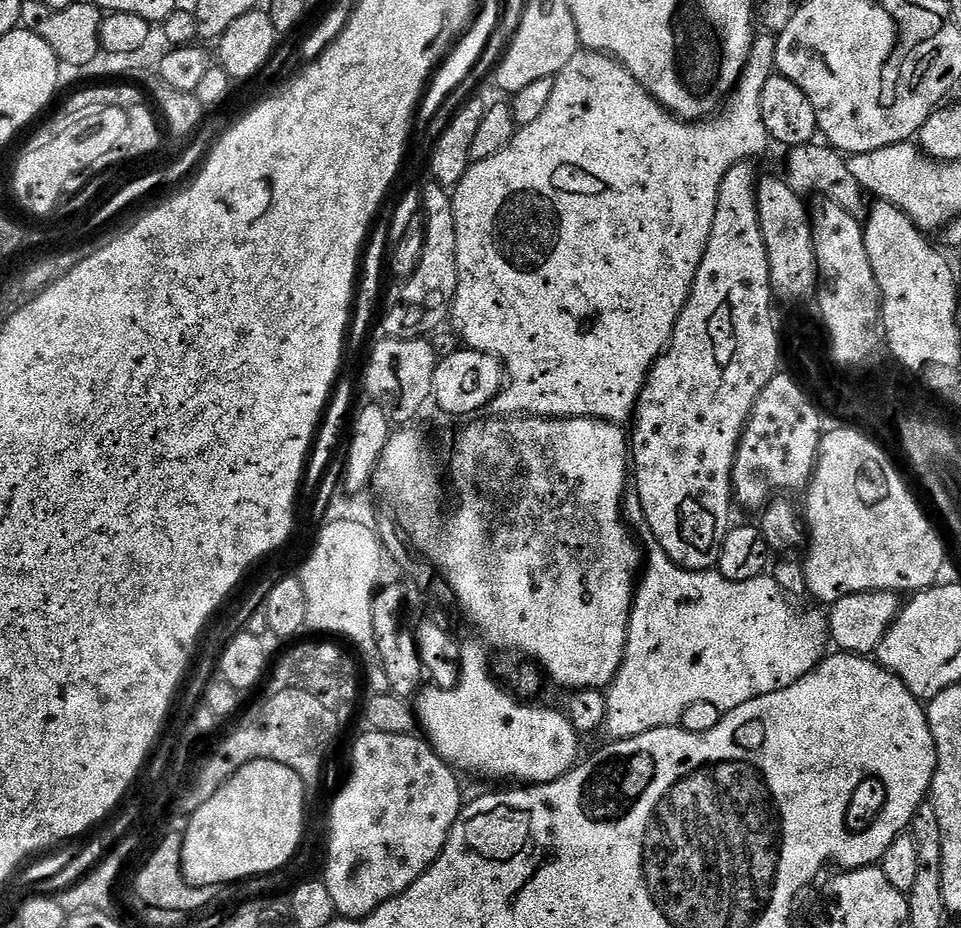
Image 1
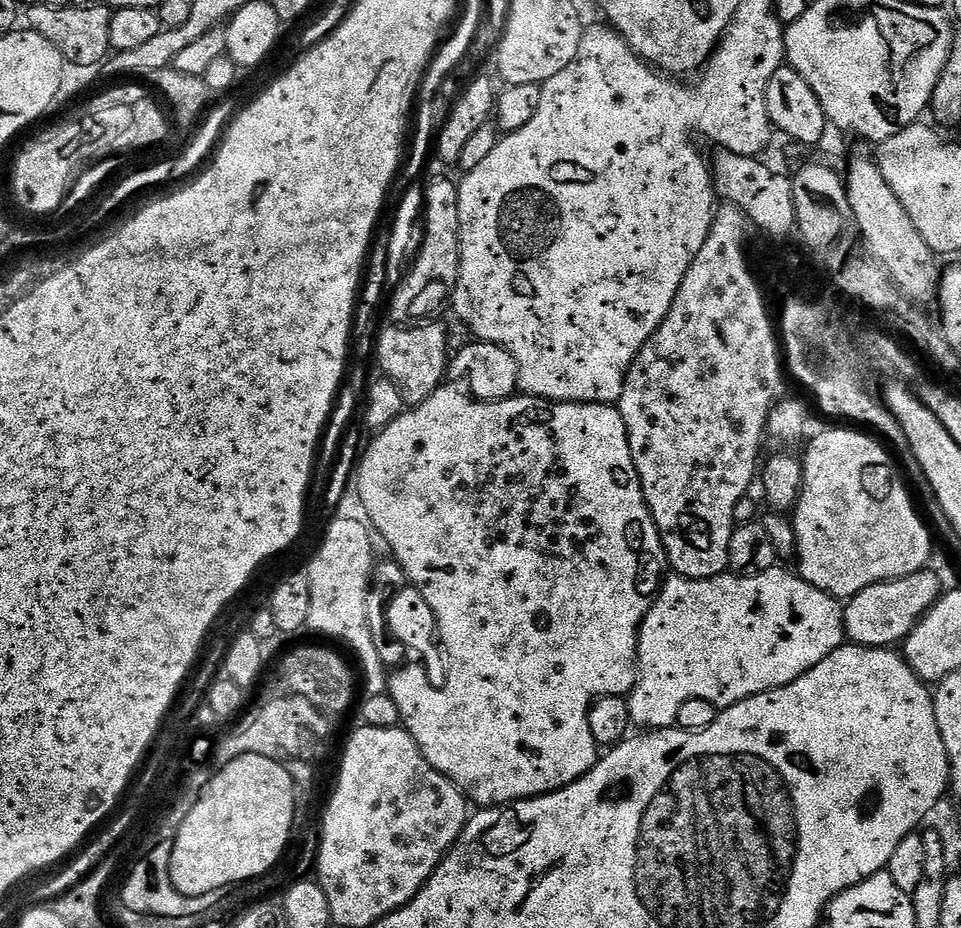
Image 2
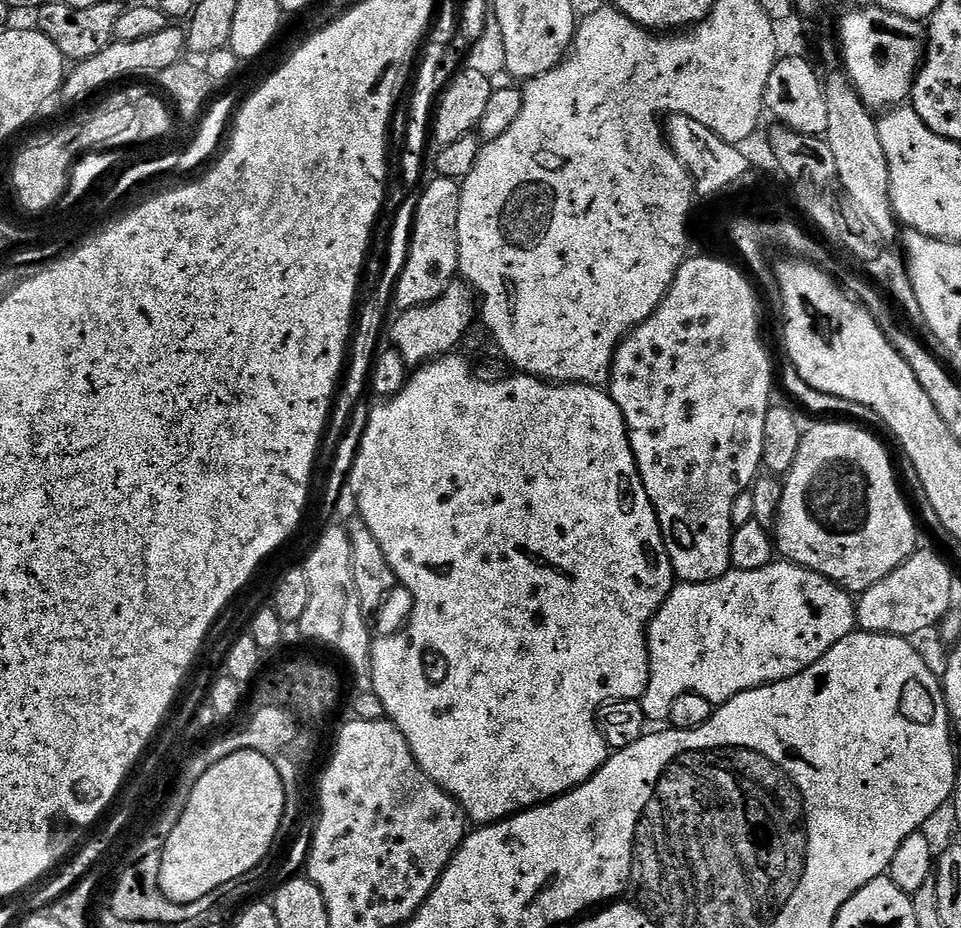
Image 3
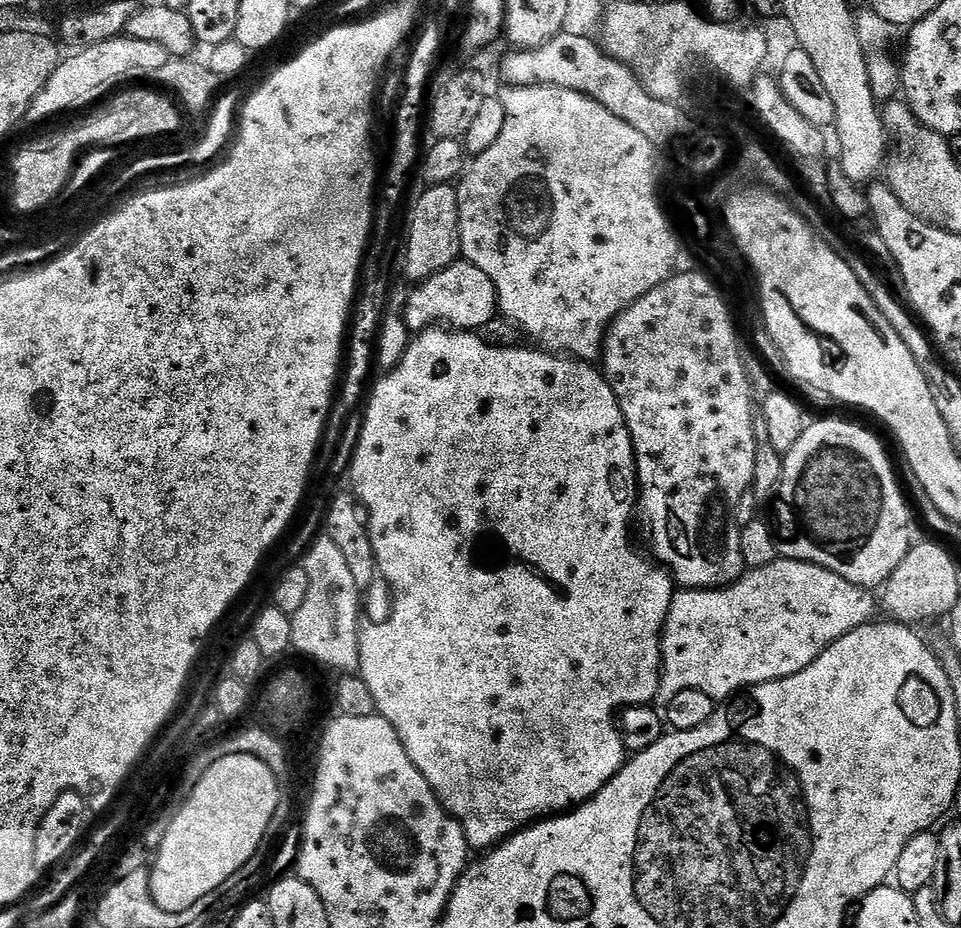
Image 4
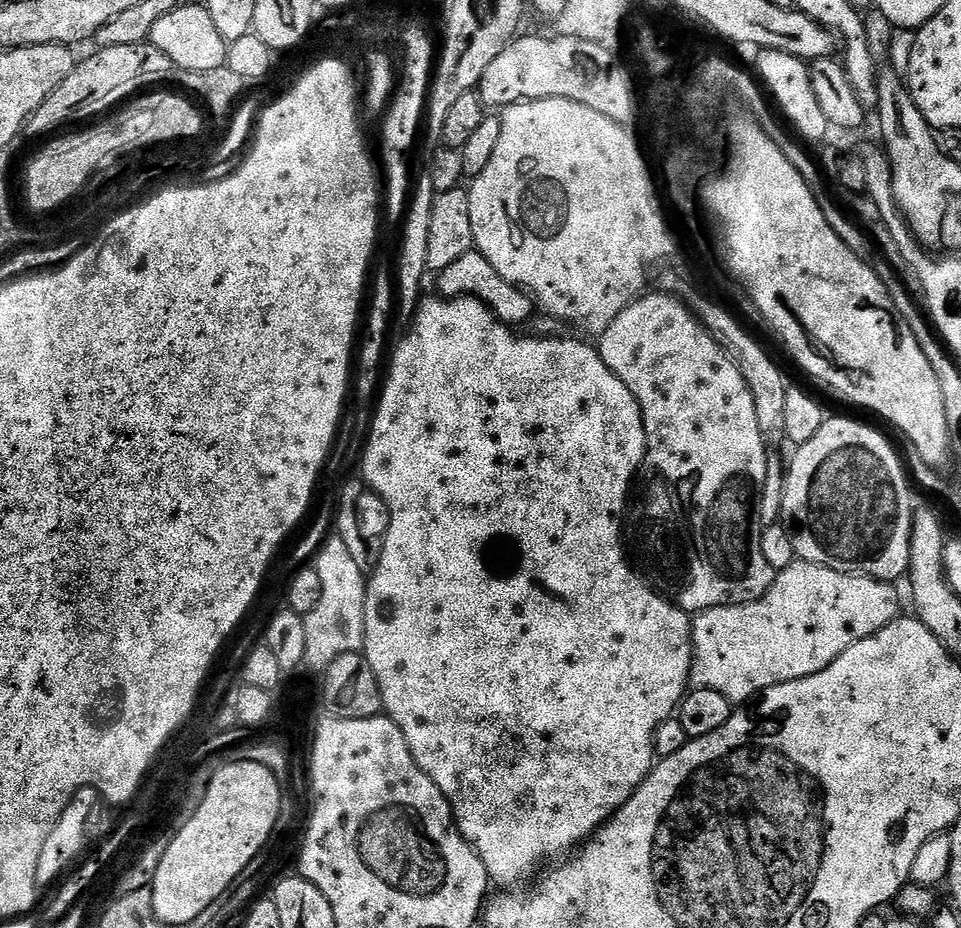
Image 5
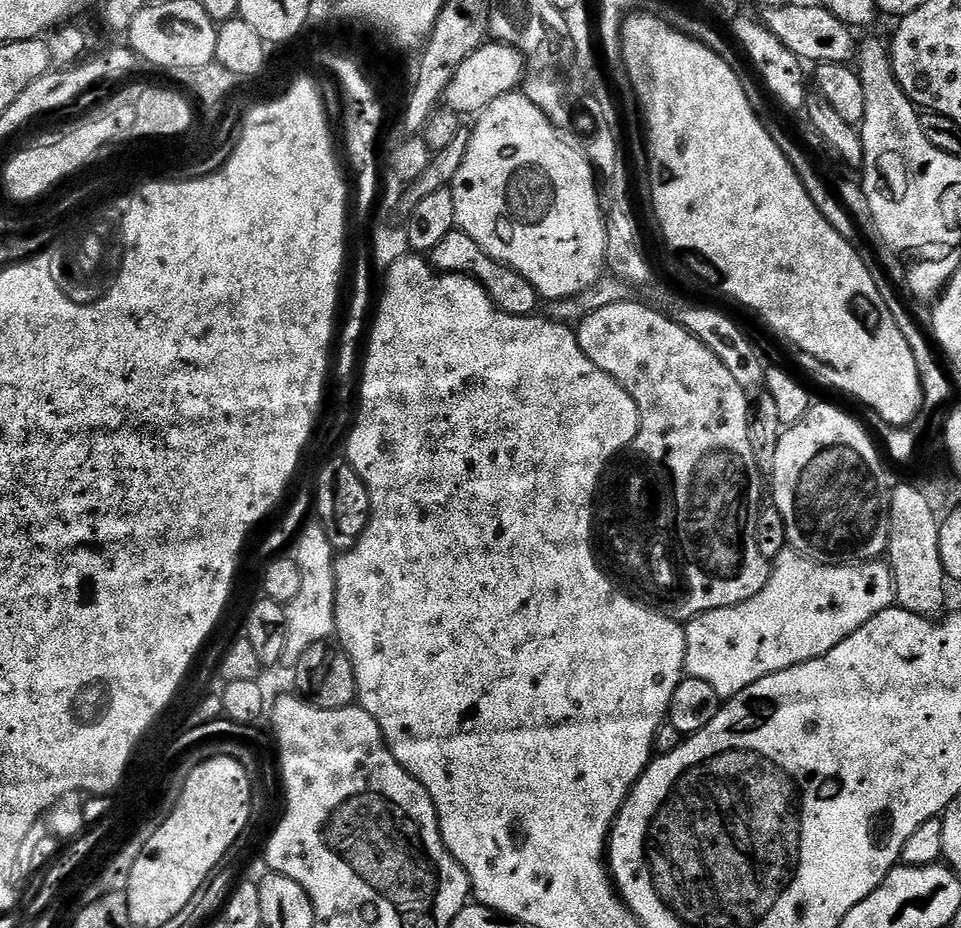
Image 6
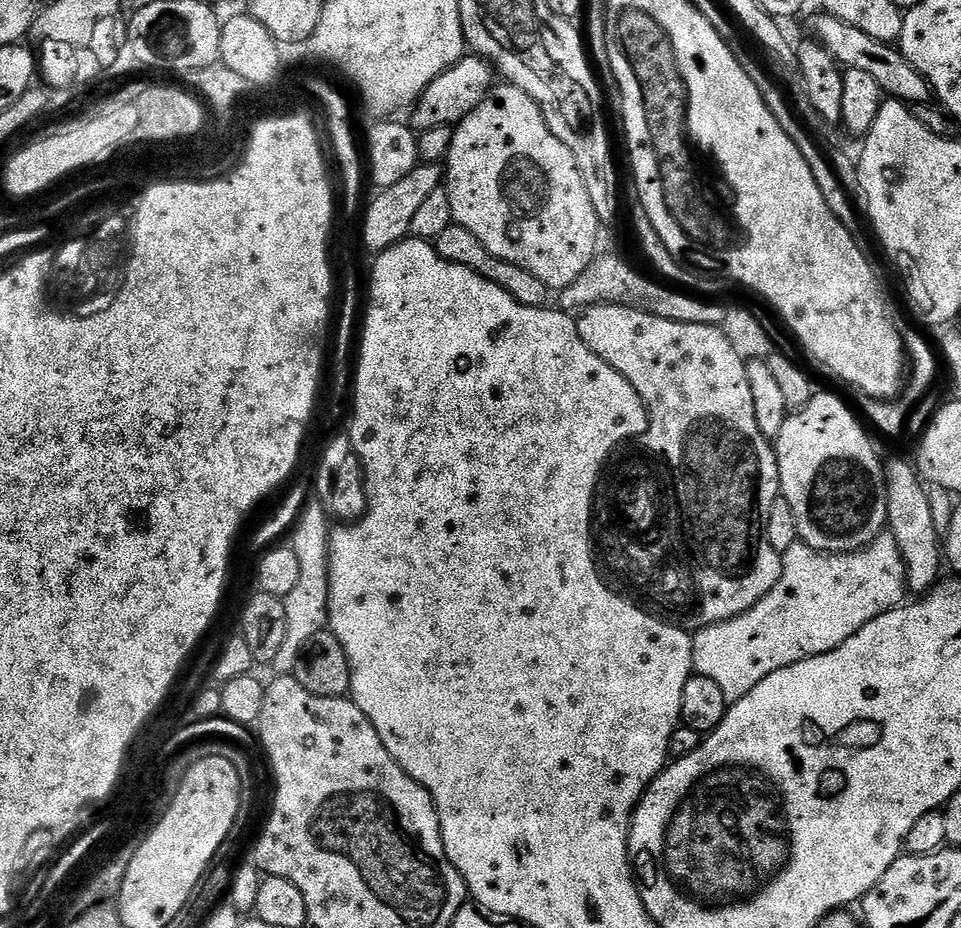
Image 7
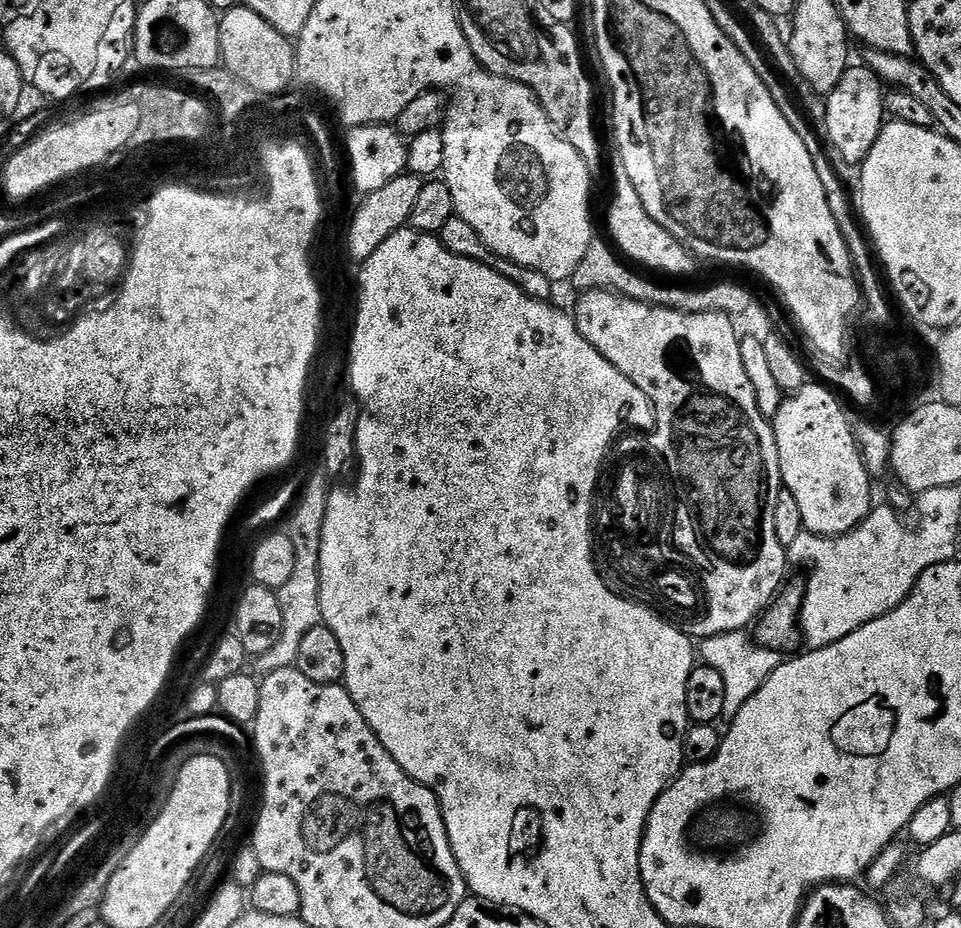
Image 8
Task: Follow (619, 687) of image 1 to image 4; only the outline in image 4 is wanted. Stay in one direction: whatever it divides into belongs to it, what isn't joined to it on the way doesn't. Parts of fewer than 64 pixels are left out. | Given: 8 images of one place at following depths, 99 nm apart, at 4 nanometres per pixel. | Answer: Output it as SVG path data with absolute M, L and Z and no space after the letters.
M778 558L773 564L745 571L739 580L727 588L701 590L686 588L677 591L670 602L668 617L660 637L660 690L658 700L667 706L674 694L682 690L702 690L717 702L727 701L741 690L751 689L771 680L790 678L798 670L814 663L838 638L873 619L872 611L878 608L871 591L854 582L846 582L838 574L817 564L801 560Z

